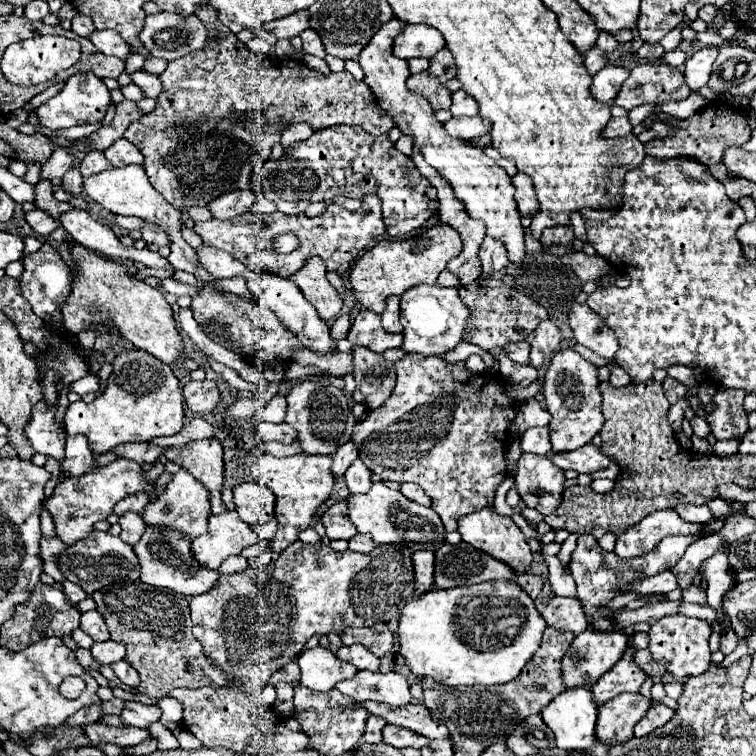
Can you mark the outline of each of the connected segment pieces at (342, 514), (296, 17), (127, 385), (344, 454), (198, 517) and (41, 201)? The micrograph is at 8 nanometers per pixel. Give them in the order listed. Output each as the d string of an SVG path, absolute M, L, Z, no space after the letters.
M335 502L333 506L329 506L329 510L323 514L321 518L327 536L331 540L351 540L357 534L357 528L351 524L349 516L347 516L347 502Z
M299 10L291 16L273 20L269 24L263 26L265 30L269 30L275 38L293 38L299 36L303 30L309 28L309 12L307 10Z
M125 350L113 360L113 374L109 378L107 390L97 396L91 404L85 404L83 400L73 402L65 412L65 432L71 434L83 434L89 440L89 448L95 456L111 452L115 446L127 444L127 442L151 442L157 436L171 436L177 434L185 424L185 412L183 412L183 396L179 390L179 380L175 378L173 370L161 362L159 358L143 352L143 350Z
M347 442L347 444L343 444L343 446L339 446L339 450L331 456L333 458L333 466L331 466L331 474L335 476L335 478L339 478L339 476L343 476L345 474L345 470L353 464L353 460L359 456L359 450L357 450L357 444L355 442Z
M179 470L171 482L165 486L165 490L145 506L141 512L141 518L147 526L157 526L157 528L167 528L179 532L183 538L195 540L207 530L207 518L209 518L209 494L203 488L201 482L197 482L187 470Z
M39 180L35 184L35 208L47 212L51 218L59 220L63 212L69 212L71 206L67 202L59 202L53 196L53 184L49 180Z

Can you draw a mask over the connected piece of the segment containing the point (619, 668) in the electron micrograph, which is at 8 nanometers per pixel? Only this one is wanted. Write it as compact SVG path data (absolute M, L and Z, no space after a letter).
M629 646L627 652L623 654L623 658L611 668L611 672L603 674L595 682L595 688L591 688L591 692L595 696L595 704L601 706L607 700L611 700L623 692L639 692L639 688L647 676L633 662L633 654L635 654L635 650L633 650L633 646Z

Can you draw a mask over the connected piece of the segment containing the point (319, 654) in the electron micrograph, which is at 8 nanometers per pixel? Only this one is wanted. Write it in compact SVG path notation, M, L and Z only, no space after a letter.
M321 646L303 652L297 658L297 664L301 668L301 684L319 692L333 690L337 682L349 680L357 672L353 664L339 660L333 652Z

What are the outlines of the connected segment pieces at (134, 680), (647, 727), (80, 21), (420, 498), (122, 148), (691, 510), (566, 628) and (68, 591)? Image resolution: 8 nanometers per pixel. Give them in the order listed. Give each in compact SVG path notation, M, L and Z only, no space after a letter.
M121 660L121 662L115 662L113 666L113 672L115 672L115 676L123 682L123 684L127 684L127 686L137 686L141 680L139 680L139 674L137 674L137 670L133 668L133 666L129 666L127 664L127 660Z
M659 704L659 706L655 706L655 708L649 708L647 714L645 714L645 716L639 720L639 724L635 726L635 736L641 738L641 736L651 734L655 728L665 726L673 716L675 716L675 712L673 712L671 708L667 708L667 706L663 706L663 704Z
M79 14L79 16L75 16L71 22L73 22L73 28L71 28L71 30L73 30L75 34L79 34L79 36L89 36L89 32L95 30L93 20L87 18L87 16L81 16L81 14Z
M401 484L399 492L401 492L405 498L409 498L409 500L413 500L413 502L417 502L417 504L431 506L431 498L423 492L423 488L419 488L419 486L415 486L415 484Z
M125 138L117 140L113 146L109 146L105 150L105 158L115 166L115 168L123 168L129 164L143 164L143 154L137 150L137 146L127 144Z
M679 504L675 508L675 512L687 520L687 522L699 522L699 524L707 524L707 520L713 518L711 510L707 506L691 506L691 504Z
M553 596L545 610L541 612L547 628L553 628L555 632L585 632L587 630L587 618L579 604L579 600L573 598L559 598Z
M65 582L63 584L63 592L65 592L69 604L73 604L73 606L77 606L81 600L87 598L87 594L79 588L79 584L73 584L73 582Z

